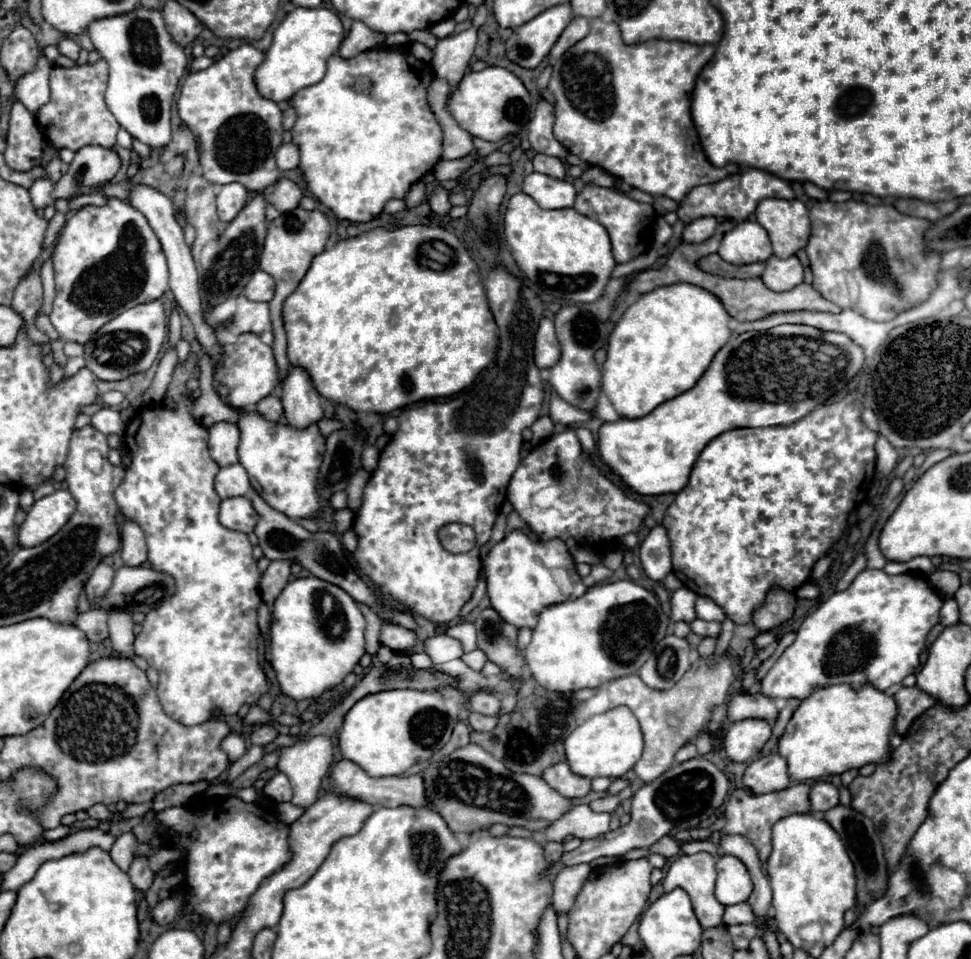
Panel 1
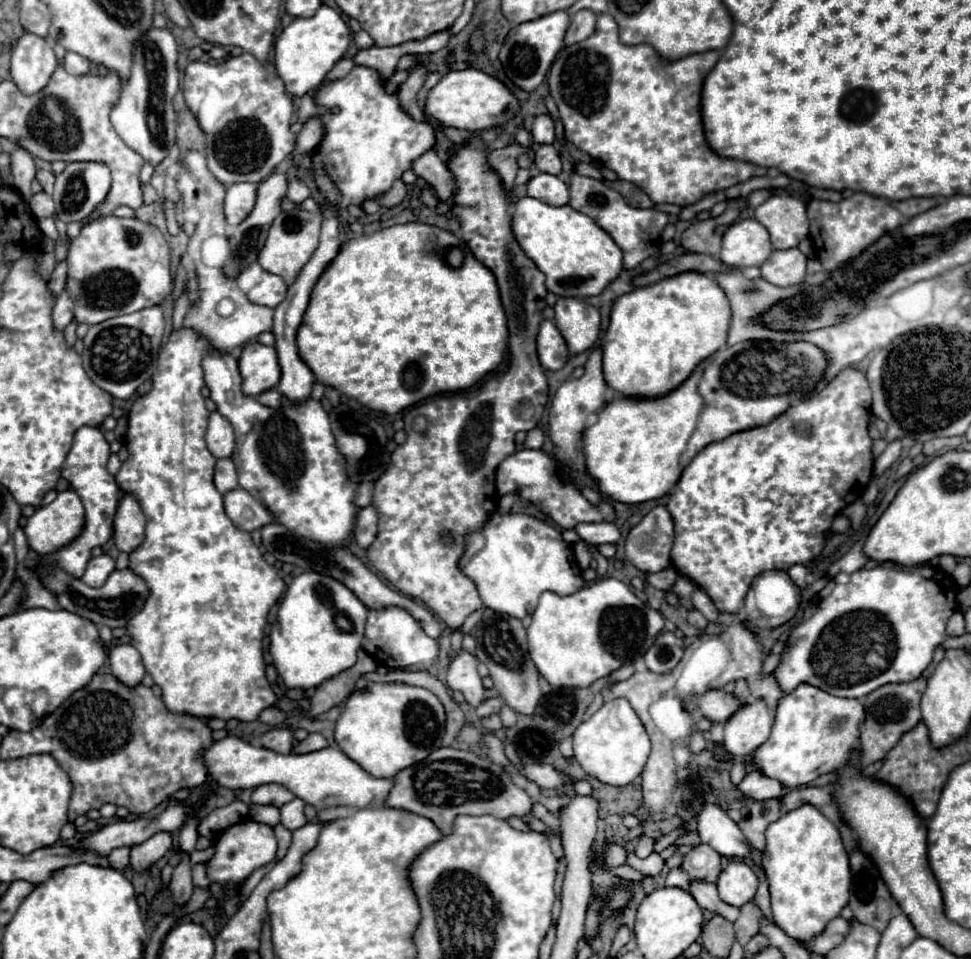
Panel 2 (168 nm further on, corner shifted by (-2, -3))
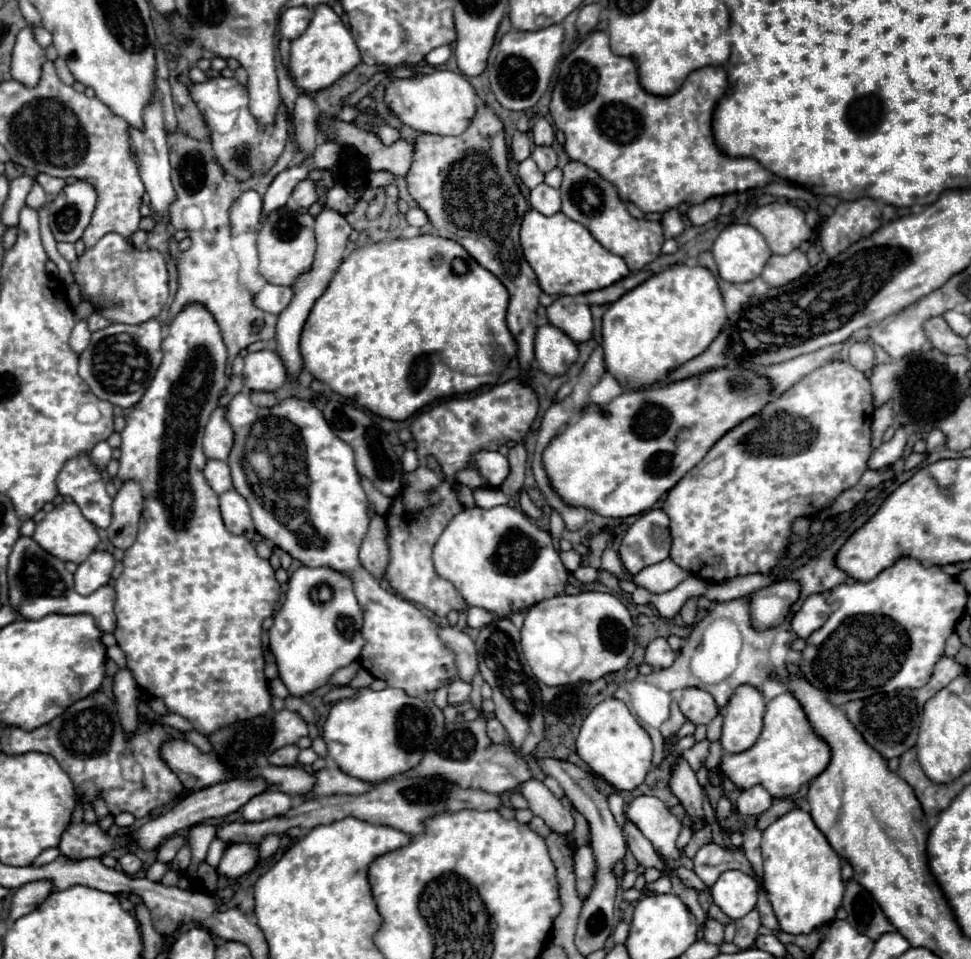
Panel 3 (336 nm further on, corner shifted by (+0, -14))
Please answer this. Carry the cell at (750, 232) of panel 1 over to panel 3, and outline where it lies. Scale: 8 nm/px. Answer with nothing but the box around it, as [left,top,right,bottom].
[712,224,772,282]

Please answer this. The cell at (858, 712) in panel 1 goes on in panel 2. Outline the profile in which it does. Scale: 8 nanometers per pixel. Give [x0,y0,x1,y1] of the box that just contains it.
[752,683,864,789]

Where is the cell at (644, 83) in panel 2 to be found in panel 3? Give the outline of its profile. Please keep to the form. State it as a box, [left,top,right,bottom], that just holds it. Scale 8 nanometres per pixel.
[550,30,772,212]

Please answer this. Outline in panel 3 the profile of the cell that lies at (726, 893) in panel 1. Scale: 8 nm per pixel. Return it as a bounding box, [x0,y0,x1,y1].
[710,870,758,920]

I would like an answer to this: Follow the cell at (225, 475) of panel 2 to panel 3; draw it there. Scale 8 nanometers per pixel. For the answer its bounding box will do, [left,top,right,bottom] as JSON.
[204,460,232,494]

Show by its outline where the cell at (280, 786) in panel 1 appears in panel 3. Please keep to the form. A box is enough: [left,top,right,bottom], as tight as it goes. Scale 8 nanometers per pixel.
[242,792,292,822]

